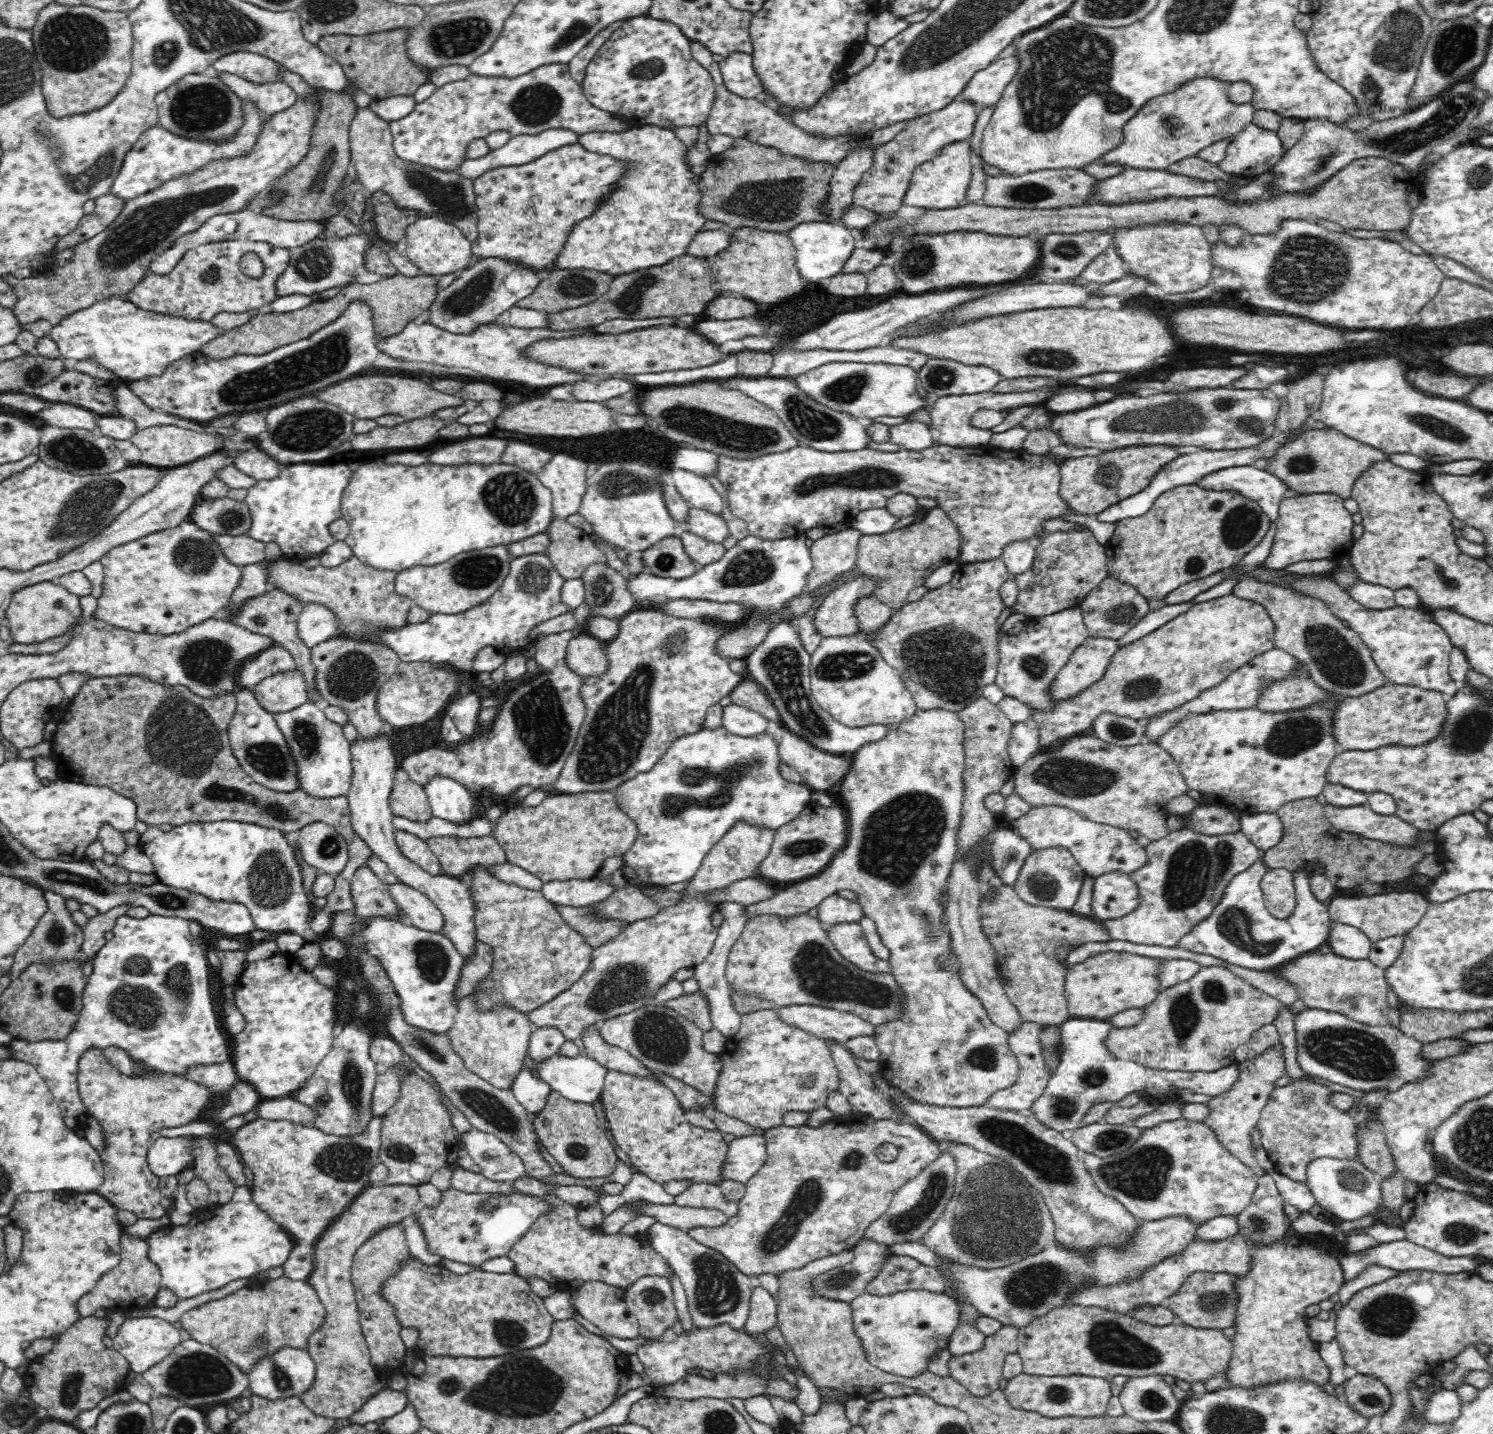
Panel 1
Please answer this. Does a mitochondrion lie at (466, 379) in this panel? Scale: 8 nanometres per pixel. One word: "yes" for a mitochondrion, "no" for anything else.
no

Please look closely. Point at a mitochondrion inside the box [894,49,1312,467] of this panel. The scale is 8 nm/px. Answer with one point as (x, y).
(1181, 416)

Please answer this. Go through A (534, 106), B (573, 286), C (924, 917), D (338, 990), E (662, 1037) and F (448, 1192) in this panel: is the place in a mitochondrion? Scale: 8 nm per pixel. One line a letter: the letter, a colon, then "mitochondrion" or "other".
A: mitochondrion
B: mitochondrion
C: mitochondrion
D: other
E: mitochondrion
F: other

